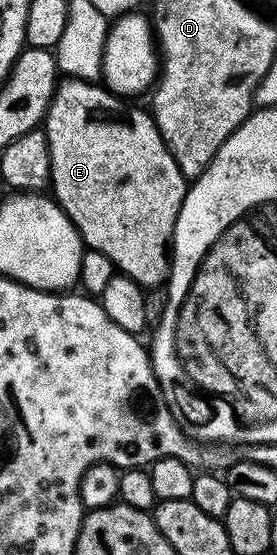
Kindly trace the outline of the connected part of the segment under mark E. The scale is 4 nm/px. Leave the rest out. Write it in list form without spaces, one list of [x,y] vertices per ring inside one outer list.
[[[64,78],[57,83],[56,93],[48,107],[47,114],[42,121],[42,131],[48,139],[48,153],[50,154],[50,170],[52,179],[50,181],[50,192],[57,204],[60,205],[67,216],[72,220],[72,225],[80,232],[80,238],[89,249],[101,252],[113,264],[117,273],[130,277],[138,282],[141,288],[151,290],[165,283],[169,278],[170,269],[170,245],[172,243],[172,231],[176,229],[178,214],[182,210],[184,195],[188,192],[189,181],[184,179],[178,162],[170,154],[162,134],[158,130],[156,121],[153,120],[151,111],[140,108],[128,109],[125,101],[119,95],[113,94],[107,87],[96,82],[77,80],[75,78]]]

